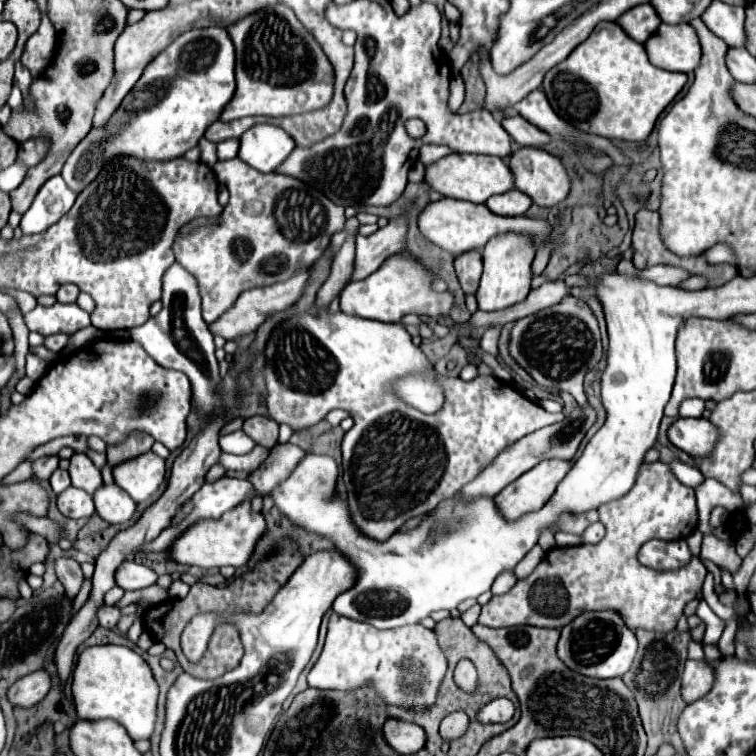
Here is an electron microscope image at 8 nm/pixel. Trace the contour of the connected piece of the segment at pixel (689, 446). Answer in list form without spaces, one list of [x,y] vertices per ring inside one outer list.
[[[679,417],[669,427],[667,437],[675,447],[679,447],[681,451],[685,451],[691,457],[707,457],[715,447],[719,431],[703,417],[699,417],[699,419],[681,419]]]

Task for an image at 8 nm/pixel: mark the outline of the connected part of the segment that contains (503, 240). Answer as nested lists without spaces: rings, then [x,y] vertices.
[[[497,235],[483,249],[483,277],[477,289],[477,303],[481,311],[507,309],[523,301],[531,291],[531,263],[535,257],[535,247],[525,235]]]

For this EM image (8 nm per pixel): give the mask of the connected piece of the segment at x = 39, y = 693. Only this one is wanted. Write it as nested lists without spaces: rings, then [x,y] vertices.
[[[41,669],[13,683],[13,687],[9,689],[9,701],[13,705],[31,707],[39,703],[49,693],[49,689],[51,689],[51,675],[45,669]]]

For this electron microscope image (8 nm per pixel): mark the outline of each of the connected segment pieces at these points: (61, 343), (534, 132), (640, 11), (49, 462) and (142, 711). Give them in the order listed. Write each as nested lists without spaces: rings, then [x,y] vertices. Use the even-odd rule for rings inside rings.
[[[49,335],[49,337],[45,337],[45,347],[49,349],[49,351],[53,351],[53,353],[59,353],[59,351],[63,351],[63,347],[67,345],[67,339],[69,339],[69,335]]]
[[[521,115],[505,117],[501,125],[513,137],[513,141],[521,147],[543,147],[545,143],[549,143],[549,135],[541,131],[539,127],[531,125],[529,121],[525,121]]]
[[[647,3],[647,5],[637,5],[629,9],[617,23],[625,29],[629,37],[633,37],[637,43],[645,43],[661,25],[661,19],[657,11]]]
[[[39,457],[33,461],[33,479],[35,481],[47,481],[53,471],[59,467],[59,457]]]
[[[95,645],[79,655],[77,671],[73,671],[73,699],[79,719],[113,719],[127,729],[133,741],[151,739],[157,721],[157,697],[159,685],[151,667],[129,647]]]

